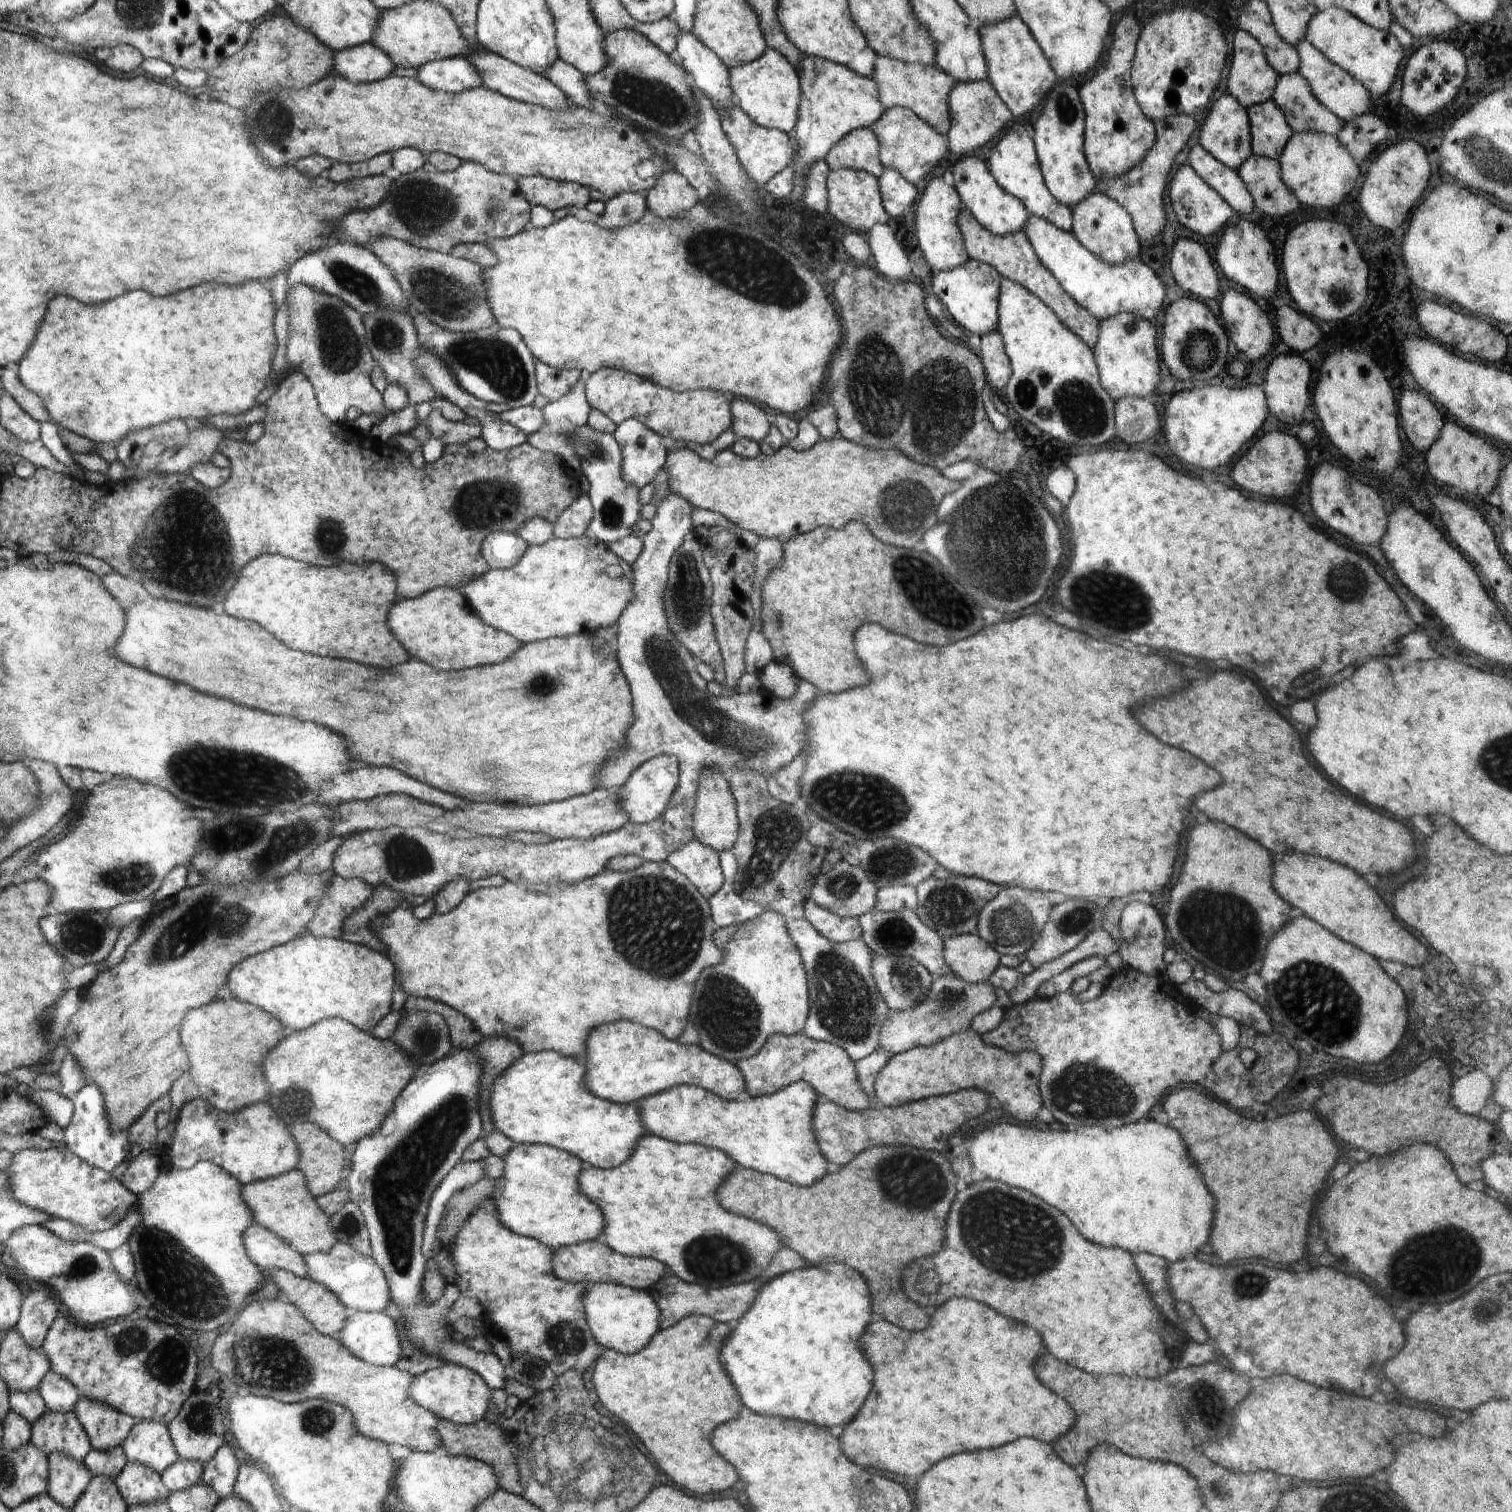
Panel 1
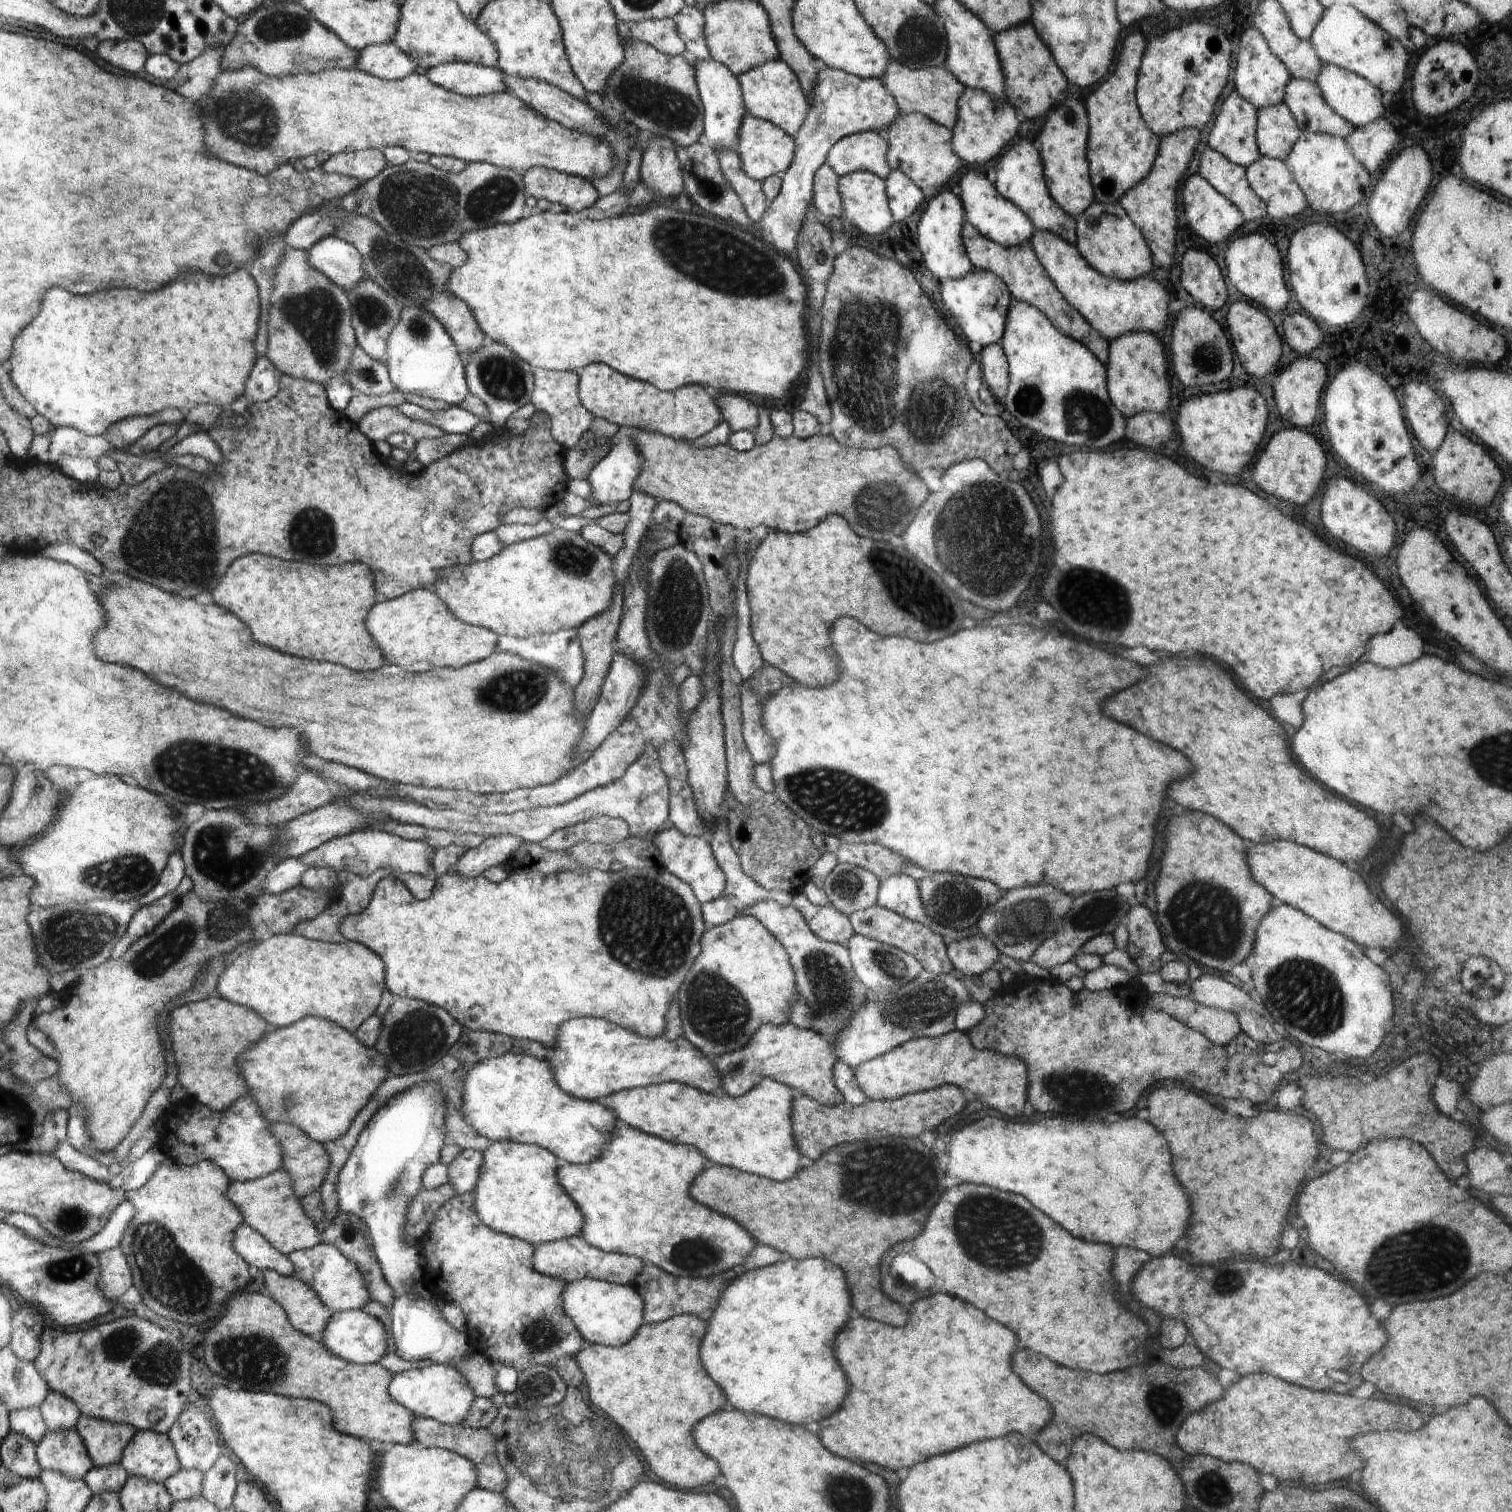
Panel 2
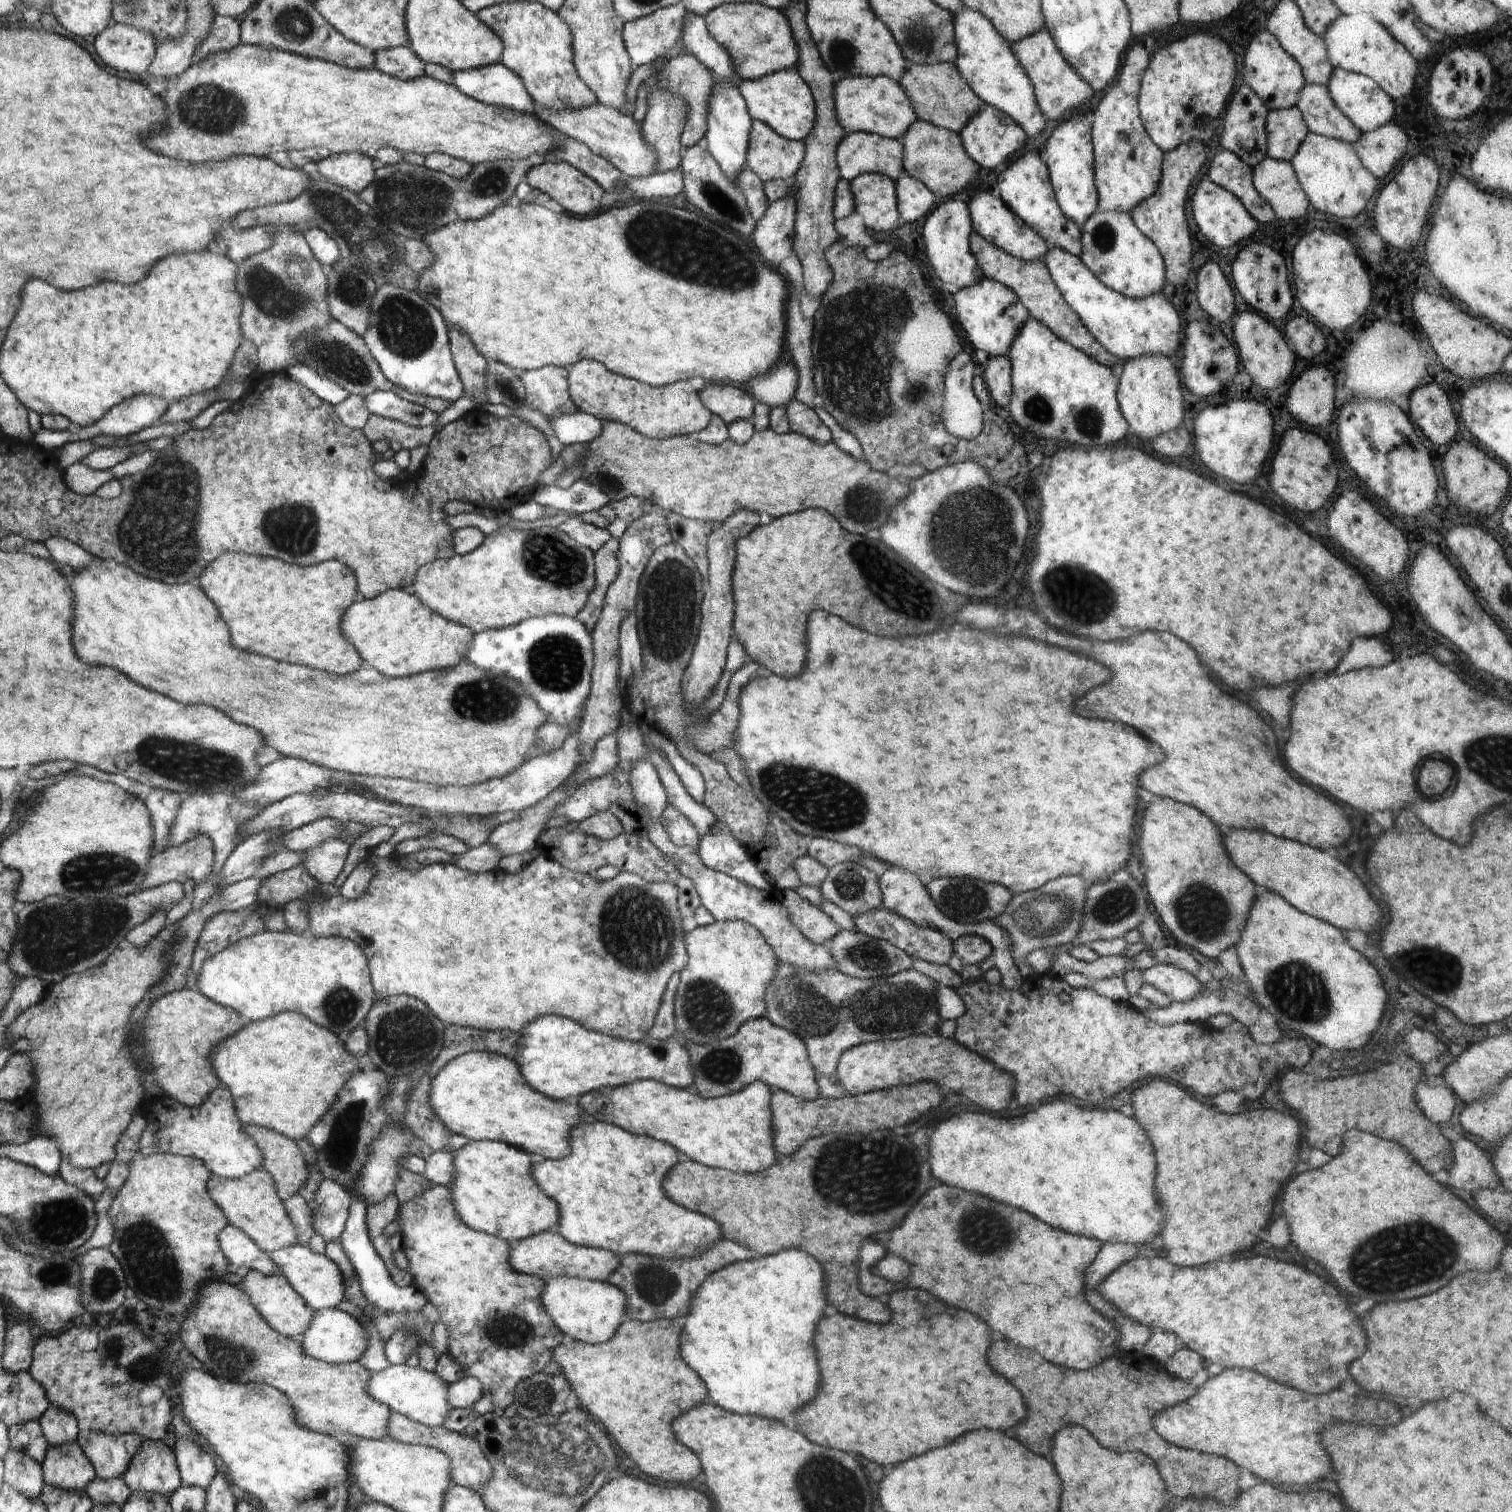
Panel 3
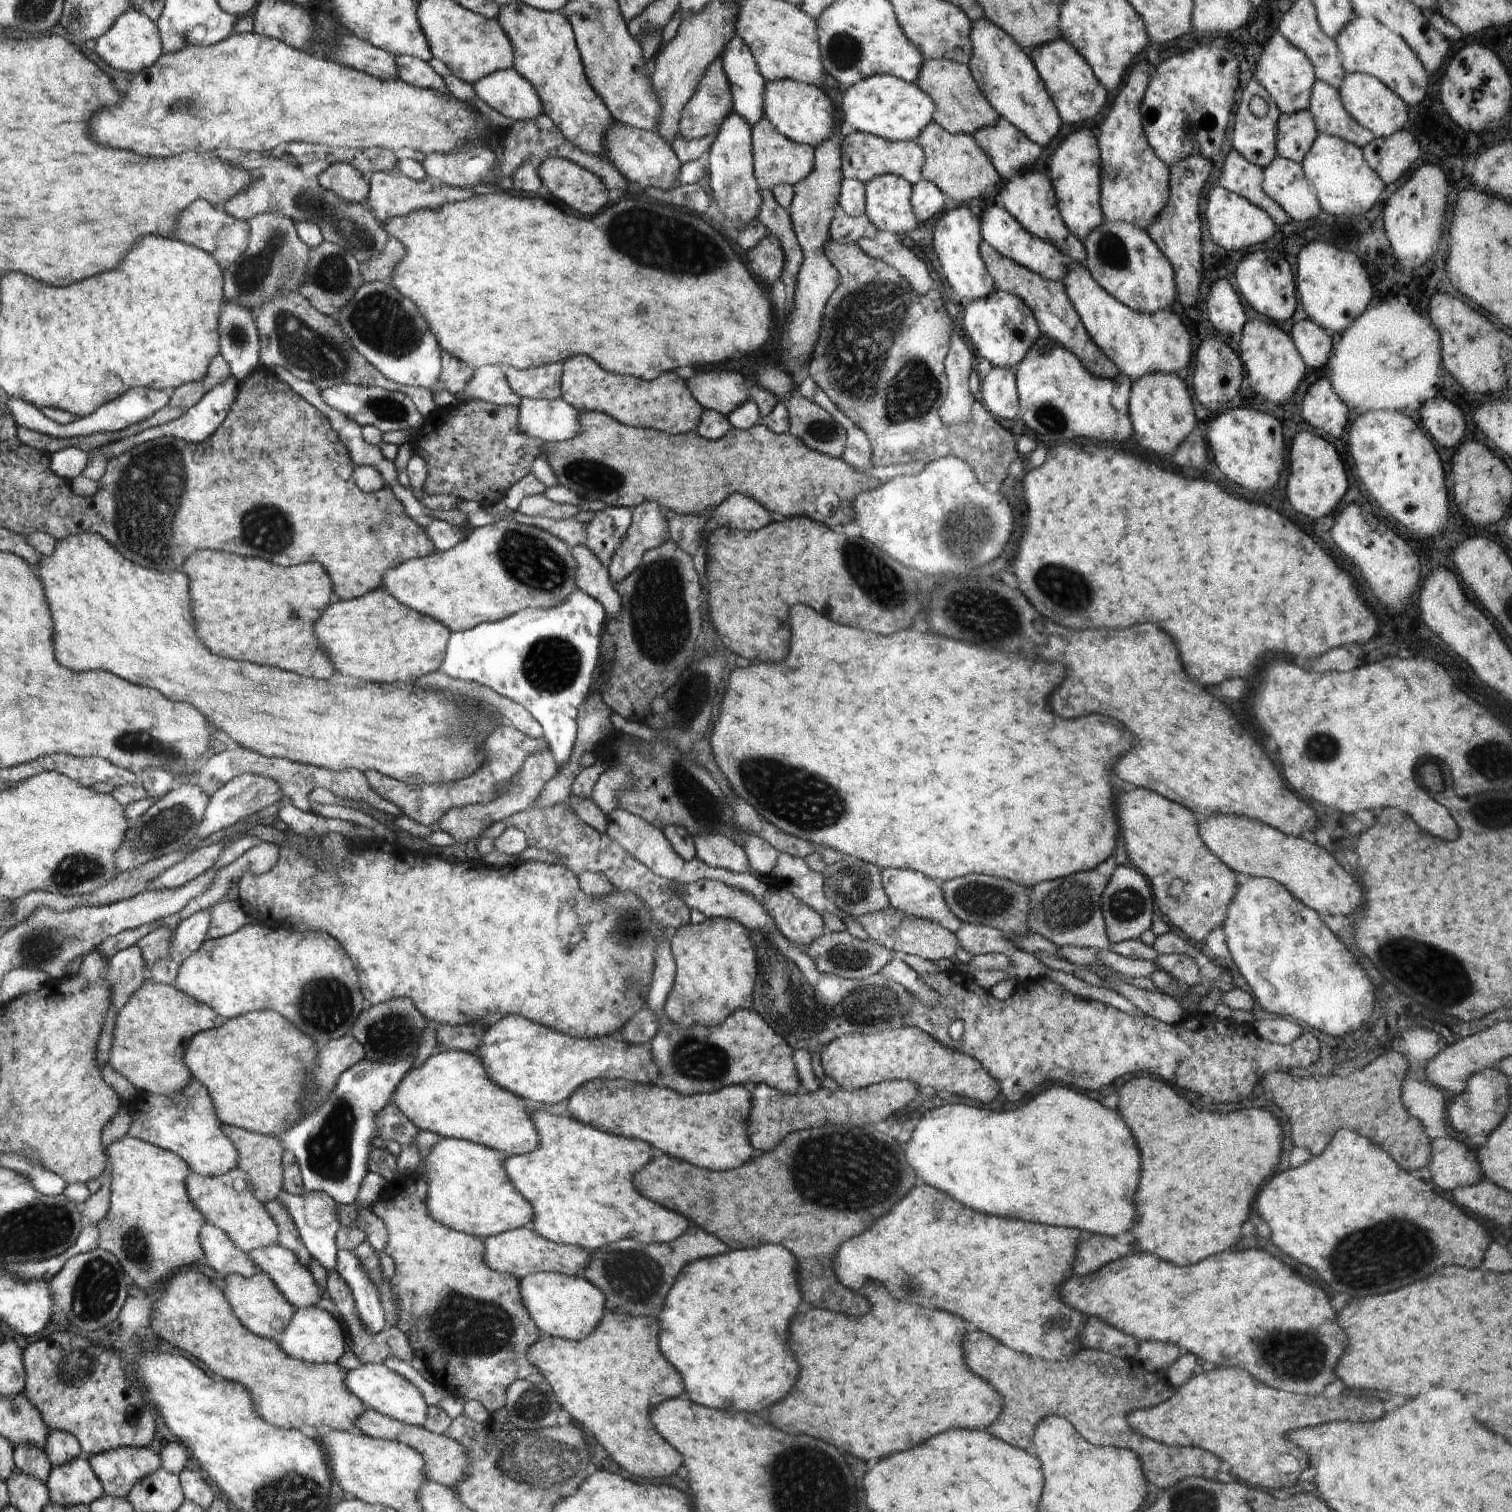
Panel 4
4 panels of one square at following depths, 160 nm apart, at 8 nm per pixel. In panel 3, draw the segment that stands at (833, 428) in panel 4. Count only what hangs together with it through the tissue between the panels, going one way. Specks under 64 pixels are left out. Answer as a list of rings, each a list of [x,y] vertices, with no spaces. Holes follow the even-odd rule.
[[[794,398],[787,404],[786,412],[792,433],[807,436],[822,444],[832,441],[830,429],[818,418],[813,408]]]

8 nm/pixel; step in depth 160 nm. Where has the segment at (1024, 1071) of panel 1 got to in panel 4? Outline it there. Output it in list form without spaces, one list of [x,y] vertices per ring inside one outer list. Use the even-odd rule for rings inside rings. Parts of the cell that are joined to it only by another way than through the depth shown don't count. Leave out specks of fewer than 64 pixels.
[[[916,1026],[888,1029],[867,1035],[854,1033],[842,1035],[825,1046],[825,1049],[821,1052],[821,1064],[818,1069],[821,1070],[821,1074],[833,1078],[839,1087],[849,1091],[869,1087],[882,1081],[901,1080],[913,1082],[917,1084],[918,1088],[932,1087],[938,1092],[946,1090],[946,1092],[952,1092],[952,1094],[967,1096],[972,1100],[982,1102],[982,1104],[992,1102],[1000,1094],[998,1082],[984,1070],[982,1064],[974,1057],[946,1048]]]

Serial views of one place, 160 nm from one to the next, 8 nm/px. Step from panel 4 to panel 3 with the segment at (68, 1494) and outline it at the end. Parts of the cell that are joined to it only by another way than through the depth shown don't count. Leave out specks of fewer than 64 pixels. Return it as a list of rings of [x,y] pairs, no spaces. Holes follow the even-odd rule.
[[[77,1441],[49,1446],[40,1466],[46,1483],[71,1491],[84,1491],[97,1476]]]

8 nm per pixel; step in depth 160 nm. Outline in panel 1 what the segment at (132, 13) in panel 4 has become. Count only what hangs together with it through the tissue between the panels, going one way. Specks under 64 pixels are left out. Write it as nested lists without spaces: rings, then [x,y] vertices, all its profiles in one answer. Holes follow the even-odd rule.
[[[125,44],[112,48],[102,47],[96,49],[94,56],[96,56],[96,60],[100,58],[100,64],[104,64],[112,70],[118,70],[118,72],[126,72],[126,74],[136,70],[146,59],[137,48]]]

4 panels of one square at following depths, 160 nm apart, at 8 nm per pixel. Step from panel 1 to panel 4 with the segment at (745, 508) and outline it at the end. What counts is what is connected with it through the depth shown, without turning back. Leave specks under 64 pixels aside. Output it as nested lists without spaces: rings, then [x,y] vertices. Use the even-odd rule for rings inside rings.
[[[596,411],[580,413],[579,421],[582,432],[576,438],[545,442],[542,454],[547,454],[548,462],[558,476],[558,484],[573,490],[586,501],[604,501],[608,506],[632,510],[642,503],[656,501],[662,510],[698,515],[707,509],[713,510],[727,496],[740,493],[757,500],[770,513],[780,512],[785,517],[804,515],[834,528],[857,517],[853,502],[860,493],[877,489],[882,484],[844,459],[812,450],[789,432],[776,434],[762,422],[746,430],[732,427],[721,439],[711,441],[696,431],[671,435],[656,429],[632,428]]]

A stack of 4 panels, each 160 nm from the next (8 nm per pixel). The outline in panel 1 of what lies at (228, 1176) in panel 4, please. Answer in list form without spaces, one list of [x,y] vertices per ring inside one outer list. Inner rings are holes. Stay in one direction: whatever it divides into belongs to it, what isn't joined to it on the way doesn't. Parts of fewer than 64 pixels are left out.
[[[296,1168],[273,1179],[245,1184],[243,1195],[248,1204],[254,1204],[254,1212],[258,1212],[255,1223],[275,1232],[292,1248],[302,1252],[303,1256],[320,1251],[330,1252],[337,1244],[337,1237],[330,1226],[330,1216],[317,1204],[316,1198],[309,1191],[305,1173],[300,1169]]]

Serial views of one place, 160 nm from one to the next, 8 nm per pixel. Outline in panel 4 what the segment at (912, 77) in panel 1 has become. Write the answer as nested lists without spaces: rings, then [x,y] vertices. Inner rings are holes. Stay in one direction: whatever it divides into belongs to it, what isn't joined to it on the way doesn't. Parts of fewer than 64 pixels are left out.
[[[948,59],[924,60],[914,83],[934,101],[933,121],[949,133],[973,135],[981,128],[995,125],[1000,118],[980,92],[967,65]]]

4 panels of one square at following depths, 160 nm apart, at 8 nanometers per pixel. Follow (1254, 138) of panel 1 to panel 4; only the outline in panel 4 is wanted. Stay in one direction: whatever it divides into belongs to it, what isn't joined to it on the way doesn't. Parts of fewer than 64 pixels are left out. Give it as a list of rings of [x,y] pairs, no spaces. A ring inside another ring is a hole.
[[[1308,109],[1281,114],[1277,120],[1277,155],[1301,163],[1317,134],[1316,123]]]

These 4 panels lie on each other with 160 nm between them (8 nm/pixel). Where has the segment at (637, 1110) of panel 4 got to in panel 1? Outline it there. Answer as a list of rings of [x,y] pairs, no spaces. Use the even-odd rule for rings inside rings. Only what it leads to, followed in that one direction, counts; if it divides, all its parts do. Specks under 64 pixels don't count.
[[[798,1081],[775,1093],[750,1097],[745,1101],[726,1100],[699,1086],[681,1085],[670,1091],[642,1099],[637,1105],[642,1112],[646,1133],[650,1135],[662,1137],[673,1143],[694,1143],[718,1148],[722,1152],[726,1152],[732,1160],[736,1160],[742,1168],[766,1172],[767,1175],[772,1174],[776,1178],[782,1178],[782,1180],[798,1184],[798,1186],[810,1186],[828,1174],[828,1170],[826,1170],[828,1160],[822,1154],[813,1129],[812,1116],[818,1100],[822,1099],[815,1088],[812,1088],[807,1082]]]

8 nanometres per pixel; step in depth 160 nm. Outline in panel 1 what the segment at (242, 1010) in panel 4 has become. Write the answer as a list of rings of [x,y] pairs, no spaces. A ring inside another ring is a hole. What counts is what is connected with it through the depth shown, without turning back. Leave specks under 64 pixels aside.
[[[300,936],[290,944],[282,944],[258,956],[250,956],[250,960],[238,964],[238,968],[234,968],[234,976],[230,976],[230,990],[238,1000],[246,1000],[258,1004],[258,1008],[266,1008],[266,1012],[278,1016],[282,1024],[294,1030],[304,1030],[328,1016],[338,1016],[350,1020],[350,1024],[358,1024],[358,1028],[362,1030],[372,1032],[374,1026],[390,1012],[394,972],[394,964],[382,950],[374,950],[368,945],[344,939]]]

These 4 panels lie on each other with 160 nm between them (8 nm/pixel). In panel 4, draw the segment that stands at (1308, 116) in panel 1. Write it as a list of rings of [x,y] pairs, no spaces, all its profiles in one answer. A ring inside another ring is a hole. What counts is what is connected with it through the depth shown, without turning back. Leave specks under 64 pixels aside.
[[[1316,79],[1311,88],[1307,109],[1318,132],[1343,138],[1359,147],[1365,147],[1375,137],[1346,112],[1338,90],[1321,80]]]

